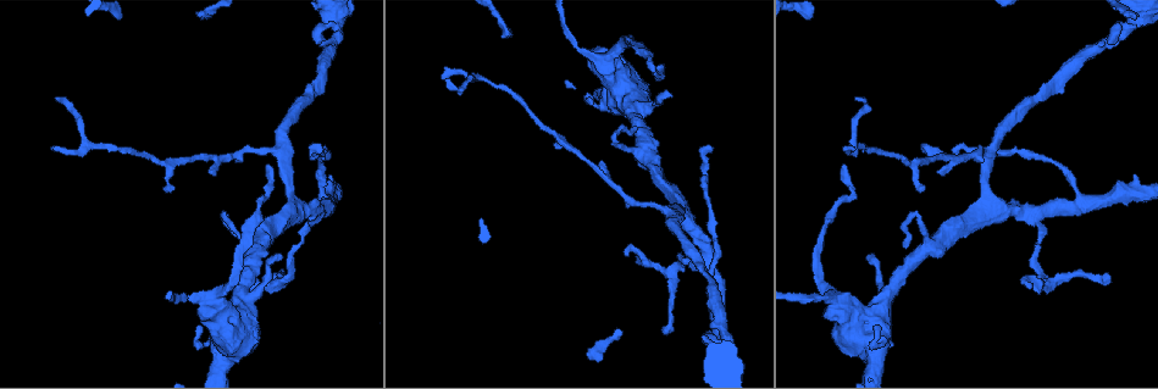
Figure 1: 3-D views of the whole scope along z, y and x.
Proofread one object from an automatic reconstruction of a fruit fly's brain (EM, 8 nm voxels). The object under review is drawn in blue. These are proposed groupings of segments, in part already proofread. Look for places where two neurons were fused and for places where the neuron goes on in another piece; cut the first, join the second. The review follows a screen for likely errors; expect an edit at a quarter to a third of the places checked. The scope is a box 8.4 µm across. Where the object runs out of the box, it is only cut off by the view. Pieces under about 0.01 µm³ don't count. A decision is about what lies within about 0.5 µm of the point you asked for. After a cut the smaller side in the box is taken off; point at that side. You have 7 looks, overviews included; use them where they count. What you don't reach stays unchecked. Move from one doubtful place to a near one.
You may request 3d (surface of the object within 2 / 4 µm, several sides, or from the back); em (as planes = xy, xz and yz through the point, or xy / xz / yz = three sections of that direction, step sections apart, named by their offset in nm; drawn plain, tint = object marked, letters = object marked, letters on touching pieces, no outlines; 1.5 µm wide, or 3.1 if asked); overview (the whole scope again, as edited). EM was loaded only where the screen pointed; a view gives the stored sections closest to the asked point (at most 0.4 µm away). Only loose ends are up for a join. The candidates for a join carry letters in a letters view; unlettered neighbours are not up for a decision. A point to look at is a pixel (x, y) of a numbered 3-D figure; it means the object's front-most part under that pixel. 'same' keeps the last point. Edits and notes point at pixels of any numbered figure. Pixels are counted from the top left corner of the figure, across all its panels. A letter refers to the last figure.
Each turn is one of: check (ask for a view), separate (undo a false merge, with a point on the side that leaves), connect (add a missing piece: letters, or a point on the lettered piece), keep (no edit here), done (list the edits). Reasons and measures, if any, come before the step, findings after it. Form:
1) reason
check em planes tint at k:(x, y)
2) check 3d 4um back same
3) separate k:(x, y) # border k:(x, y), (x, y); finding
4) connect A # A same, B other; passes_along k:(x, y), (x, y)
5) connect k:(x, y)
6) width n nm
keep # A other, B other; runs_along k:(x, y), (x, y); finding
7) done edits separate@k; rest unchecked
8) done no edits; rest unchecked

sharp bend
check 3d 2um at 1:(269, 187)

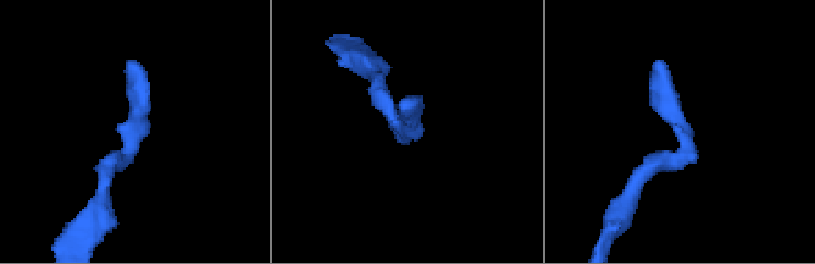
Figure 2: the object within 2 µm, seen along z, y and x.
shape alone is not enough
check em yz step 8 tint at 2:(684, 129)

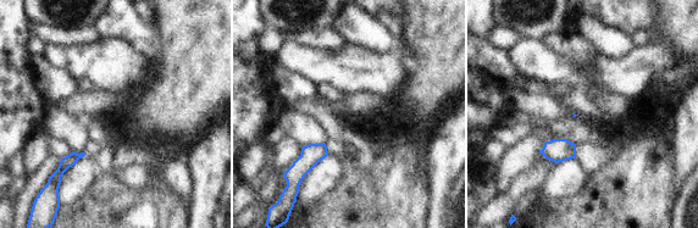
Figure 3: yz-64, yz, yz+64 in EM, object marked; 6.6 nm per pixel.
check em planes letters same

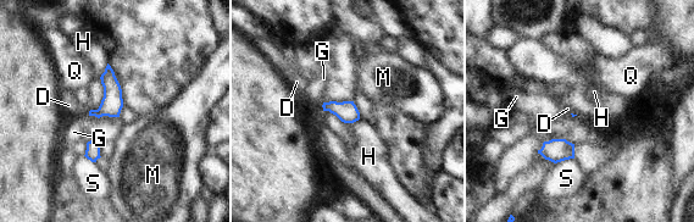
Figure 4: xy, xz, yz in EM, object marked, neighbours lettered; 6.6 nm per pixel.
width 140 nm
keep # D other, G other, H other, M other, Q other, S other; border 4:(107, 62), (99, 77); all the same neuron

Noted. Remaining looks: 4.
branch stops here
check em planes letters at 1:(919, 192)

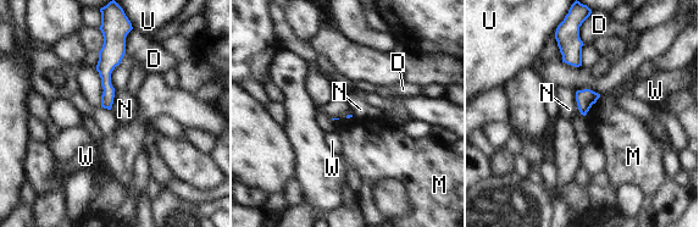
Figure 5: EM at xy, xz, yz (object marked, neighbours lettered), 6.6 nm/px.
keep # D other, M other, N other, U other, W other; no lettered piece goes on from it

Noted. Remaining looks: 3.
thin end
check 3d 4um at 1:(857, 98)

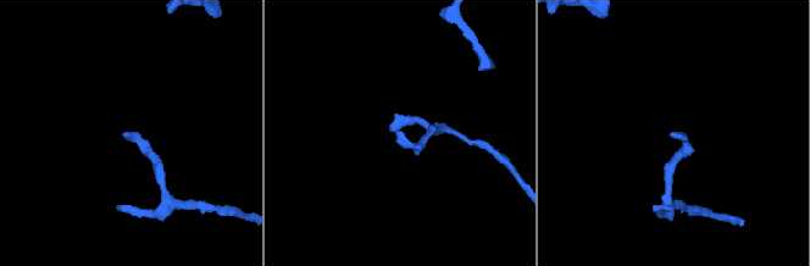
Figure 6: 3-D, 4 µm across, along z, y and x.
need the tissue
check em yz step 8 tint at 6:(127, 135)

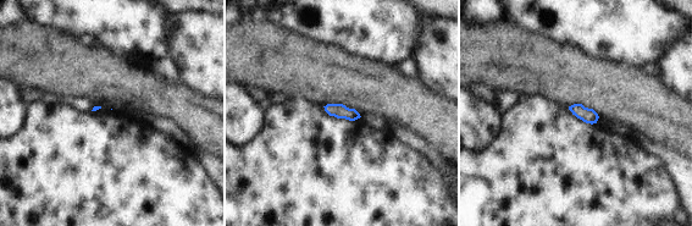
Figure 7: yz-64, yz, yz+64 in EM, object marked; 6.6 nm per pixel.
check em yz step 8 letters same

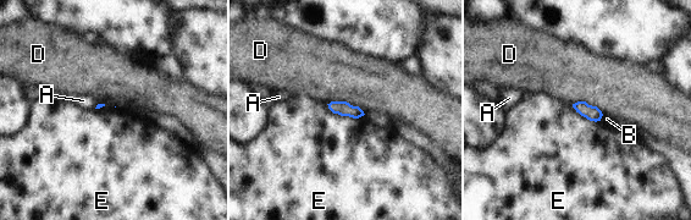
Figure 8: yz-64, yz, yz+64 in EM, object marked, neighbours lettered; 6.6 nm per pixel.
keep # A other, B other, D other, E other; border 8:(327, 103), (348, 102), (365, 114); none of them fits

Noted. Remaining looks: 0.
done no edits; rest unchecked

